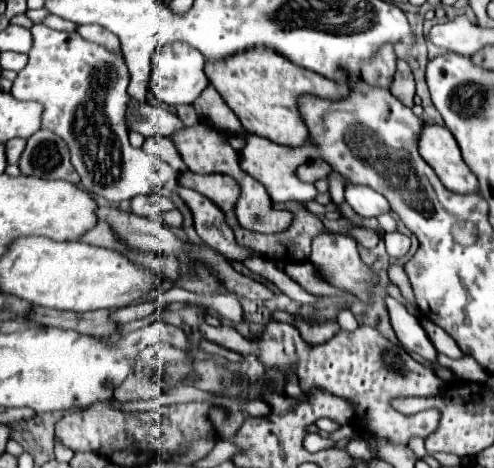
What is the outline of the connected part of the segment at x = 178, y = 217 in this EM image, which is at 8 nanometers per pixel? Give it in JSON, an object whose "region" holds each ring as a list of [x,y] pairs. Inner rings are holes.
{"region":[[[168,210],[166,214],[162,212],[162,214],[160,214],[160,220],[162,220],[166,226],[170,226],[170,228],[182,226],[182,214],[180,214],[178,210]]]}

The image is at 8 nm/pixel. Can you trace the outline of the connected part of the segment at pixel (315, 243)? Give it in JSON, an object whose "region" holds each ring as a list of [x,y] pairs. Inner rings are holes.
{"region":[[[324,230],[322,234],[318,234],[312,240],[312,262],[320,262],[320,266],[324,266],[324,270],[328,270],[328,274],[332,274],[332,282],[336,282],[336,288],[352,292],[360,300],[368,300],[368,288],[376,282],[376,278],[370,272],[370,268],[360,260],[356,242],[350,236],[334,234],[330,230]]]}

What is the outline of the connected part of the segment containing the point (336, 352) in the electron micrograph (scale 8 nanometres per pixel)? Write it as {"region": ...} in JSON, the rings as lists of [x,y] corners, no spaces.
{"region":[[[268,320],[264,332],[258,340],[246,340],[238,334],[236,328],[228,324],[198,326],[204,340],[210,340],[222,348],[238,352],[242,356],[256,354],[266,366],[278,368],[284,374],[296,372],[300,378],[300,388],[306,392],[310,388],[324,388],[340,398],[348,398],[356,406],[358,418],[354,420],[354,428],[358,432],[374,432],[380,438],[388,438],[392,442],[406,444],[410,436],[426,438],[436,432],[440,424],[440,412],[428,410],[414,416],[404,416],[390,406],[392,398],[398,396],[434,396],[442,388],[442,380],[428,368],[416,362],[404,348],[386,340],[376,328],[360,324],[354,332],[338,332],[328,342],[318,346],[308,346],[298,328],[294,324]]]}

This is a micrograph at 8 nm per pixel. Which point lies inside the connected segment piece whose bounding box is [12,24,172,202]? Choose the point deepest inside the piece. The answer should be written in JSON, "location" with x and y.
{"location":[83,87]}

